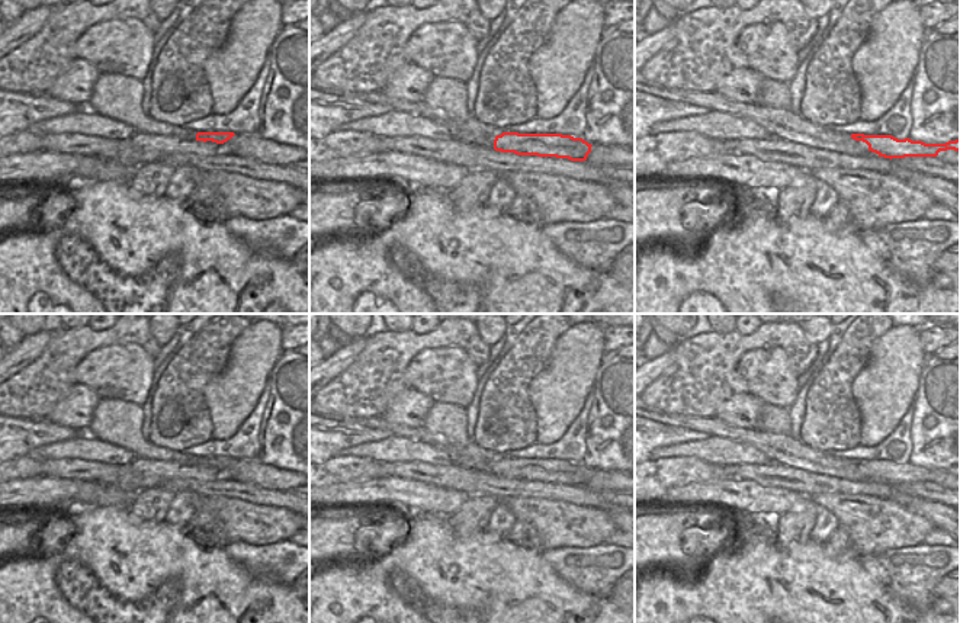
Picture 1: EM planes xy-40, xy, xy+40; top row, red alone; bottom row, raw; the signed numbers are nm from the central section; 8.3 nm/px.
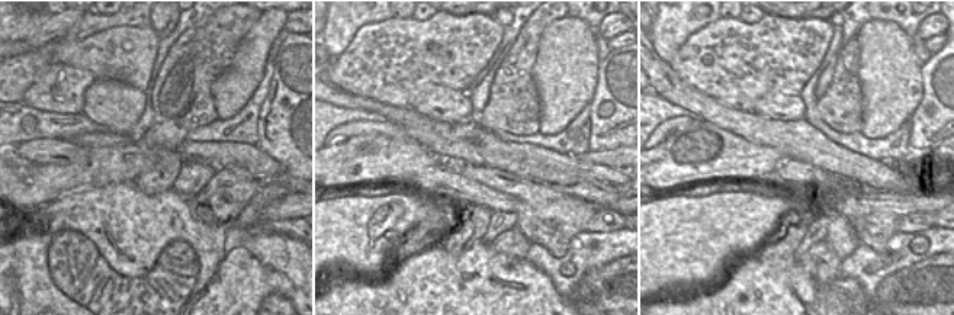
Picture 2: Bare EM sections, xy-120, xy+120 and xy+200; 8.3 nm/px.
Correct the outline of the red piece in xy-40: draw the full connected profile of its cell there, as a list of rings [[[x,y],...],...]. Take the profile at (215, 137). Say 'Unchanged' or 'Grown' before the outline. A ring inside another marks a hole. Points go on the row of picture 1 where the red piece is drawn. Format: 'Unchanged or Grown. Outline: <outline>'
Grown. Outline: [[[134,132],[129,138],[119,141],[115,161],[121,163],[123,167],[139,167],[144,163],[157,163],[167,155],[183,155],[186,152],[200,157],[211,157],[213,154],[229,155],[232,145],[227,141],[234,135],[234,132],[198,132],[195,141],[182,141],[176,138],[163,138],[160,135]]]

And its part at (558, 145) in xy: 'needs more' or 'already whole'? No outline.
already whole

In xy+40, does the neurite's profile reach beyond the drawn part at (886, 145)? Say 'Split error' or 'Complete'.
Complete

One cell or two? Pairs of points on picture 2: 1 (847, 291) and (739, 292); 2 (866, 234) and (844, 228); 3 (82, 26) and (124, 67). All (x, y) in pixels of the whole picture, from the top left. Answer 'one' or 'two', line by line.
1: one
2: two
3: two

